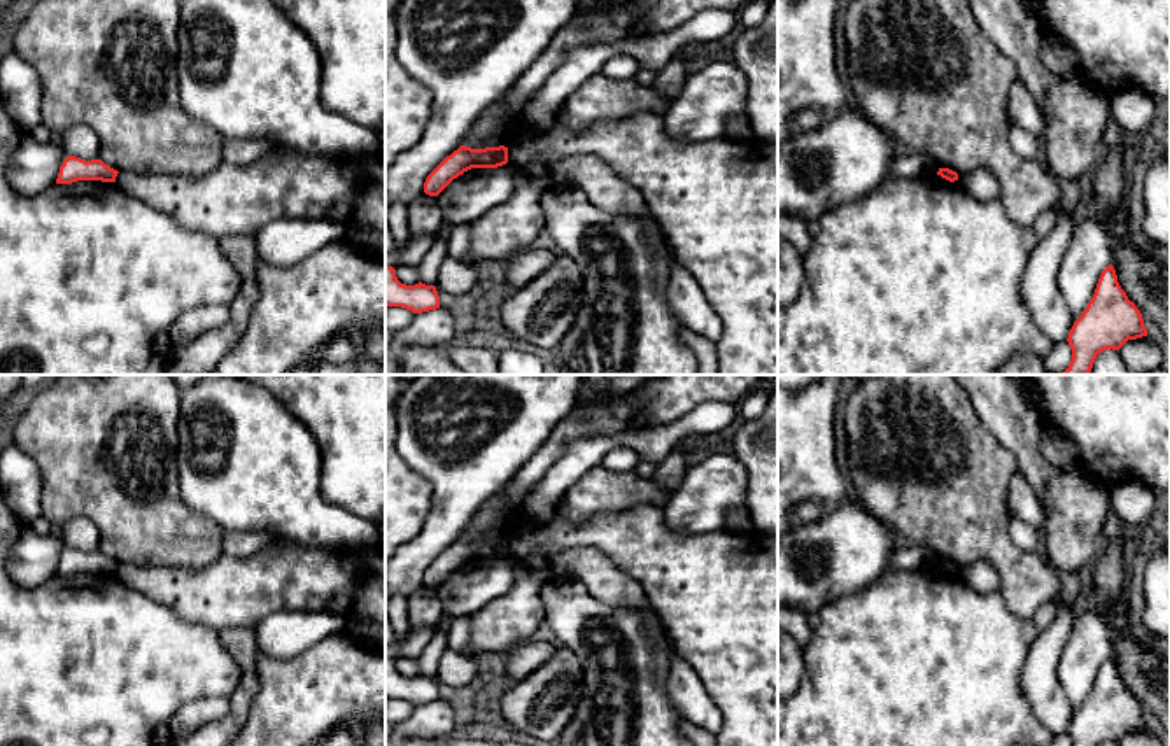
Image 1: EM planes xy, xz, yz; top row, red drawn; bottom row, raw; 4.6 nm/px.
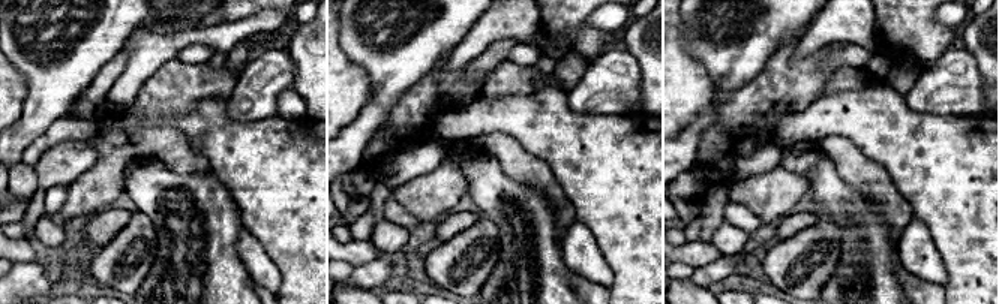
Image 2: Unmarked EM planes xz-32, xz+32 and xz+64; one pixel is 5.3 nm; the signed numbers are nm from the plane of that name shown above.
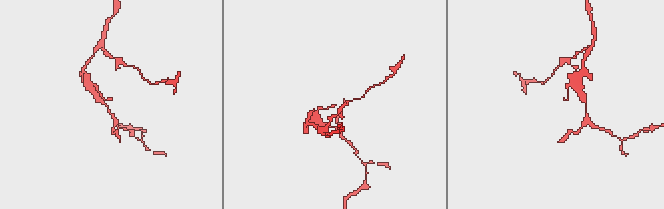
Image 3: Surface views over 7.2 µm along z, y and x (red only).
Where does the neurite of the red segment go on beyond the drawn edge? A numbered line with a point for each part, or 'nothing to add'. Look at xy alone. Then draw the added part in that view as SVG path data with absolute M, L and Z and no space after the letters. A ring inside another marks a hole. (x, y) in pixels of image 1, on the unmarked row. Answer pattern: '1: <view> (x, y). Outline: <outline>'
nothing to add

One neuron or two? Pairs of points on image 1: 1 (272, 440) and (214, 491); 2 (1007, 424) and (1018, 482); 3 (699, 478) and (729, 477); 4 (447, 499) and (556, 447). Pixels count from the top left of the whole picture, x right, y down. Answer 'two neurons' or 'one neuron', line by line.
1: one neuron
2: two neurons
3: one neuron
4: two neurons

